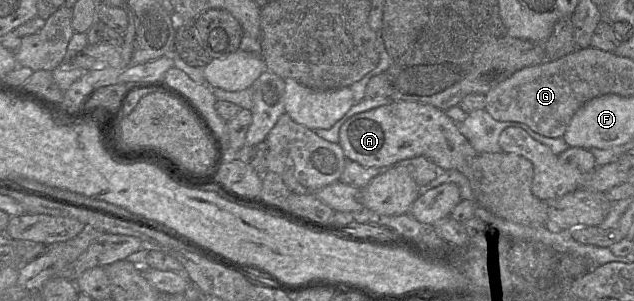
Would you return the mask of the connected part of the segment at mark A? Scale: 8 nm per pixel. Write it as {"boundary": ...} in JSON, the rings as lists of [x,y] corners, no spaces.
{"boundary":[[[394,101],[350,117],[339,131],[340,141],[347,159],[364,167],[387,169],[401,160],[424,156],[433,161],[441,170],[457,170],[469,181],[473,191],[473,200],[477,206],[488,210],[501,221],[512,225],[527,227],[543,227],[548,221],[546,201],[540,200],[532,192],[534,177],[533,164],[526,158],[513,153],[486,153],[476,151],[458,129],[458,125],[450,119],[444,110],[429,104],[413,101]]]}

